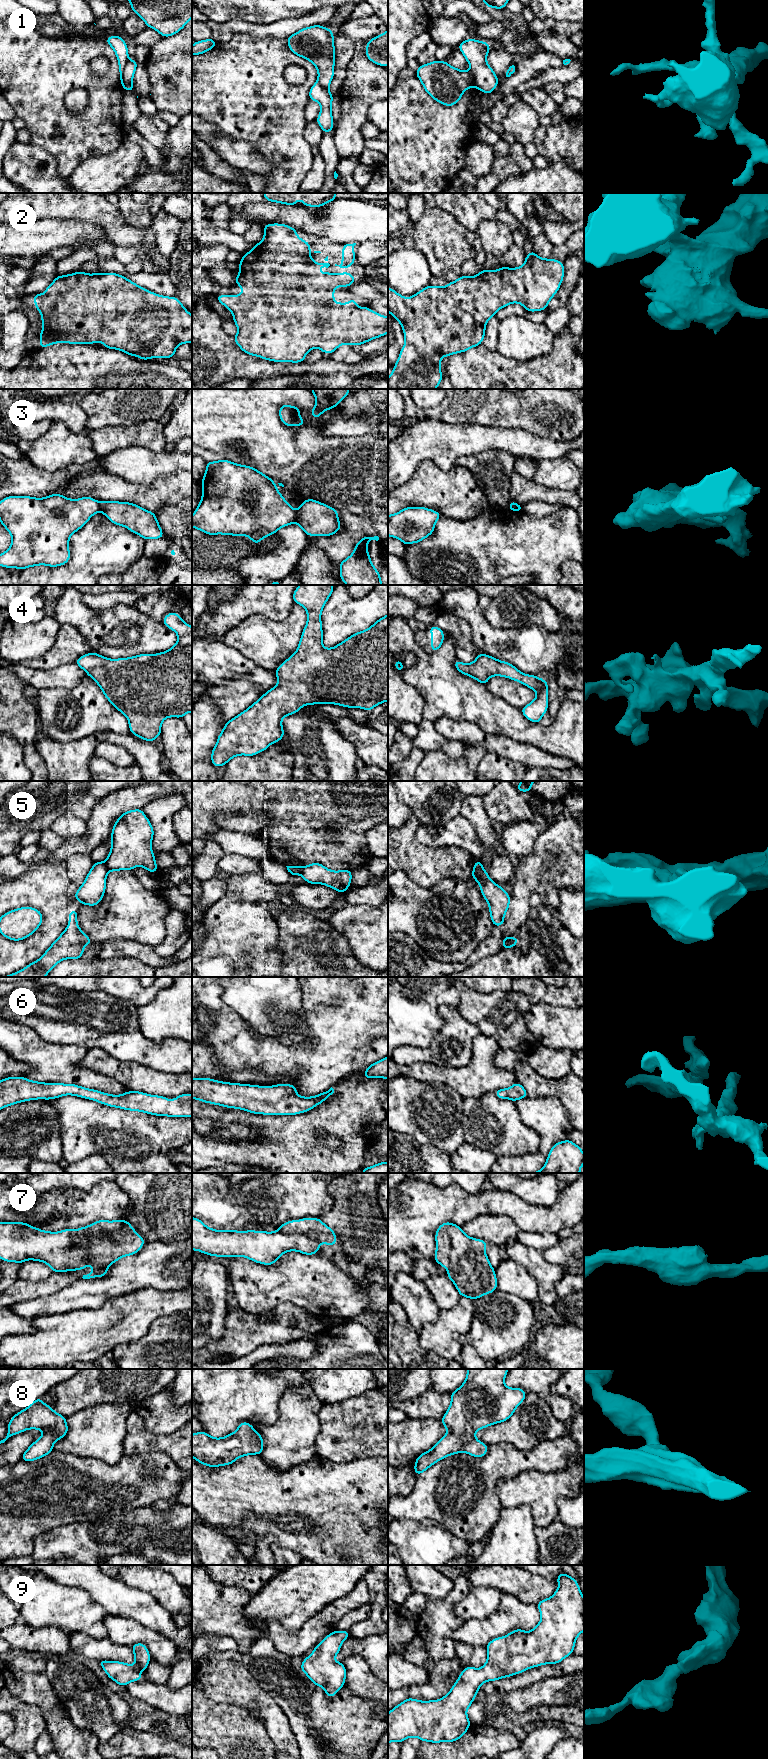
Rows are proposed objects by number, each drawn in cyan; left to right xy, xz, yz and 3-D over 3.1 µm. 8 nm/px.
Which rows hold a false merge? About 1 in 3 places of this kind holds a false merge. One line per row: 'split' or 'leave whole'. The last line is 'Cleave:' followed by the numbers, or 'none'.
1: split
2: leave whole
3: split
4: leave whole
5: split
6: leave whole
7: split
8: leave whole
9: leave whole
Cleave: 1, 3, 5, 7

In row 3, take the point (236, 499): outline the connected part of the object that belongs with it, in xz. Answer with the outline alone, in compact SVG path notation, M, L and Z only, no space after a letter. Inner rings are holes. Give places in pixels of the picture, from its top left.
M229 460L206 462L206 472L201 480L202 498L192 515L192 527L206 534L248 536L252 542L258 544L263 538L276 533L280 528L295 523L296 510L276 489L275 481L253 467L239 465Z

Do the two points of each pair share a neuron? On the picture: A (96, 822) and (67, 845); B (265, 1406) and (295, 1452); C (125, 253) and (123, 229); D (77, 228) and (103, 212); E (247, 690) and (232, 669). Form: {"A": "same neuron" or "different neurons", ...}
{"A": "same neuron", "B": "different neurons", "C": "different neurons", "D": "different neurons", "E": "different neurons"}

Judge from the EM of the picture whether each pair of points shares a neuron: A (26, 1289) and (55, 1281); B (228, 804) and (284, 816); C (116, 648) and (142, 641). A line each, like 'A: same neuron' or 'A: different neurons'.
A: same neuron
B: same neuron
C: same neuron

